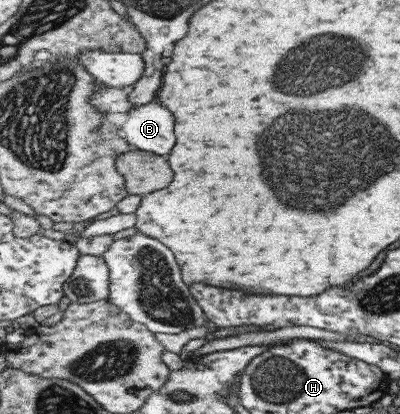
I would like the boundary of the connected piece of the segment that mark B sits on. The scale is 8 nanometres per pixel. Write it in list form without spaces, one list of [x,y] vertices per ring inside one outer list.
[[[157,100],[129,111],[121,130],[134,148],[163,156],[169,154],[177,142],[175,116],[155,102]]]

